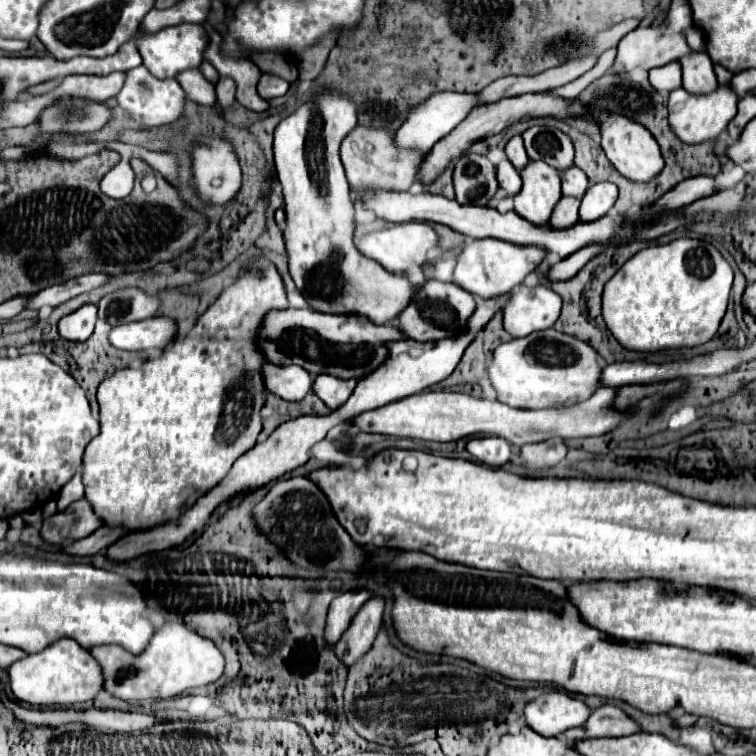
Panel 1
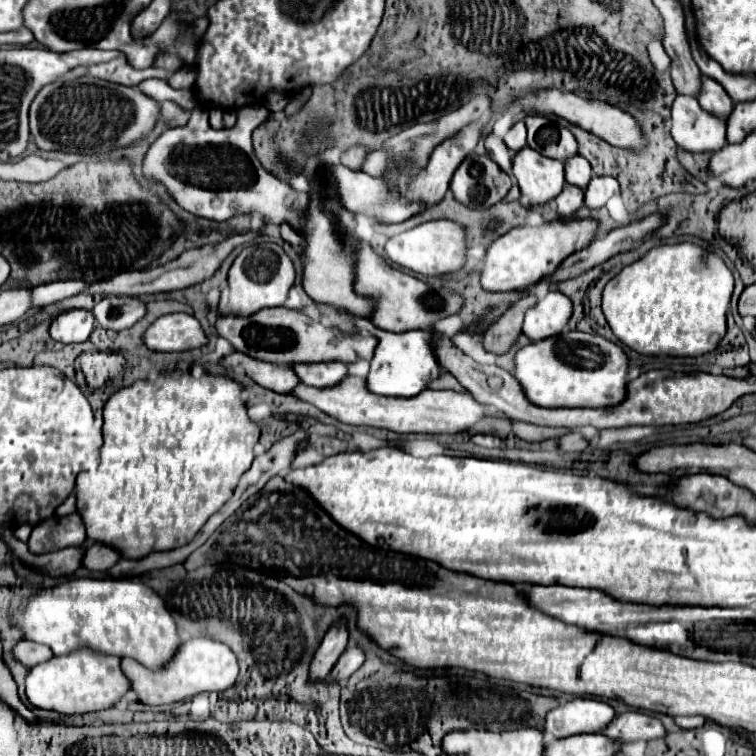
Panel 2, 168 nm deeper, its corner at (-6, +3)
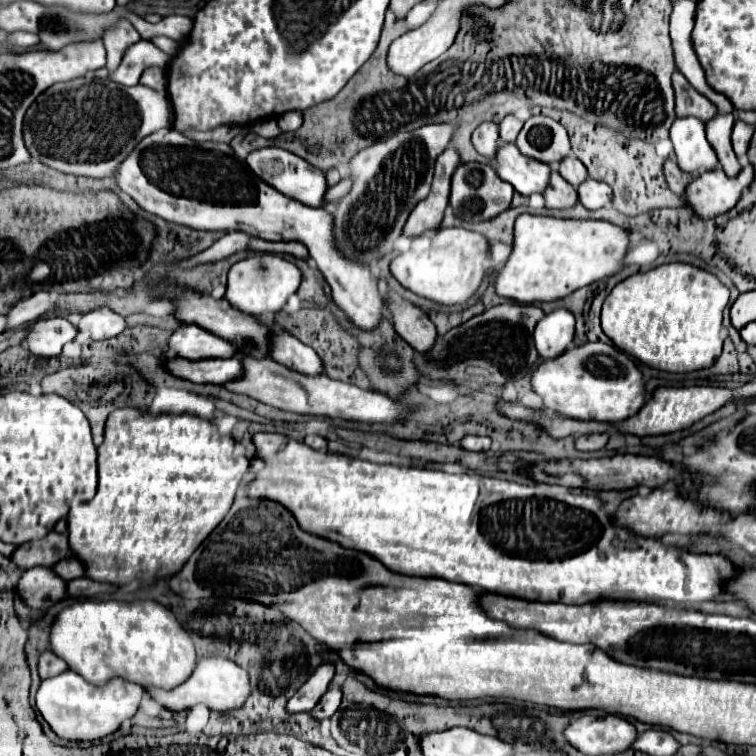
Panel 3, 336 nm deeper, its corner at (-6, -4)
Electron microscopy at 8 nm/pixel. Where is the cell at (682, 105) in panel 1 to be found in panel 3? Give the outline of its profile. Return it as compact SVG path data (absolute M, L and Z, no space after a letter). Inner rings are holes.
M677 118L671 126L671 140L677 154L677 164L683 172L701 174L719 166L717 154L705 138L705 124L699 118Z

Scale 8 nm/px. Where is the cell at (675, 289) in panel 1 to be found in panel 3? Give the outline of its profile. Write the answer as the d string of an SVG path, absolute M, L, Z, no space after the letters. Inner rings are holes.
M671 262L657 266L649 272L639 272L619 282L611 294L605 298L601 312L603 332L613 340L613 344L627 352L629 356L641 360L643 364L665 370L665 372L693 372L709 368L721 356L723 334L721 334L721 314L729 302L729 288L711 272L705 272L687 262Z

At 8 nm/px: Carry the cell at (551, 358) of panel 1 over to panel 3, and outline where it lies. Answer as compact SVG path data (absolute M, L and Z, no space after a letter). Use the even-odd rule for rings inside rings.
M587 342L587 344L565 350L557 358L543 360L531 374L531 386L533 386L533 392L543 398L543 406L547 410L553 410L561 416L575 418L575 420L623 422L625 418L631 418L633 414L637 414L637 410L645 404L643 380L635 362L625 352L603 342Z

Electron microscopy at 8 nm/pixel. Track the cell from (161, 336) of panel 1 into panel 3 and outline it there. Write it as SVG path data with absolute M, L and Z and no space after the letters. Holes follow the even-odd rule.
M185 324L183 330L175 330L167 346L177 352L179 358L187 360L201 360L201 358L229 358L237 354L229 342L221 342L221 338L213 338L207 330L201 330L199 326Z

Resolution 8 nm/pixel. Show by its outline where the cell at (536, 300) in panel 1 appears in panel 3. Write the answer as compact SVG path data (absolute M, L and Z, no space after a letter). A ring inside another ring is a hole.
M557 308L545 314L533 332L533 340L541 358L555 358L561 354L573 340L575 318L569 310Z

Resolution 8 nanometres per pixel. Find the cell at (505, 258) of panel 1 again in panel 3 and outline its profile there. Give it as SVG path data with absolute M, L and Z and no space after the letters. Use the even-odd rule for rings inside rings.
M521 214L515 222L515 240L513 250L505 266L497 272L493 286L495 292L503 298L521 302L521 304L533 304L533 302L547 302L563 298L591 282L597 282L609 274L615 274L621 268L621 258L625 256L629 244L629 232L601 220L559 220L549 216L531 216Z

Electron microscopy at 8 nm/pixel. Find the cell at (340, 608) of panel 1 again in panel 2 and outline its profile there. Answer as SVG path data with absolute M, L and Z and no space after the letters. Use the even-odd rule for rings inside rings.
M337 621L325 635L325 639L321 641L311 667L309 667L309 681L317 683L317 681L325 681L325 677L329 675L329 671L333 669L333 665L337 663L337 659L341 657L341 653L347 647L347 625L345 621Z

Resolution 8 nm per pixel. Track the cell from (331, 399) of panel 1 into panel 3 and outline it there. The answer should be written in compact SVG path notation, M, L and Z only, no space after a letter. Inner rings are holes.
M283 330L281 338L277 338L277 350L273 350L273 360L305 376L317 376L325 372L317 352Z

